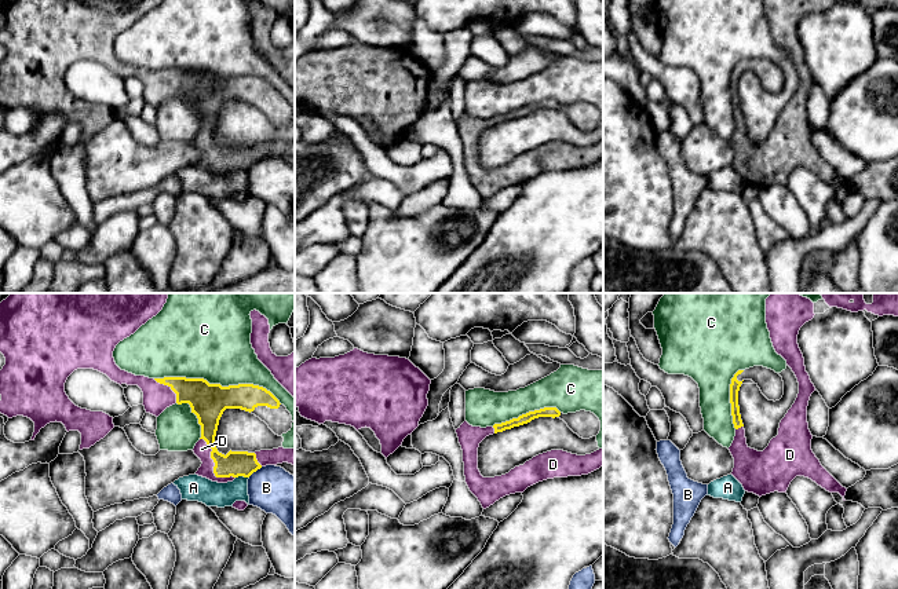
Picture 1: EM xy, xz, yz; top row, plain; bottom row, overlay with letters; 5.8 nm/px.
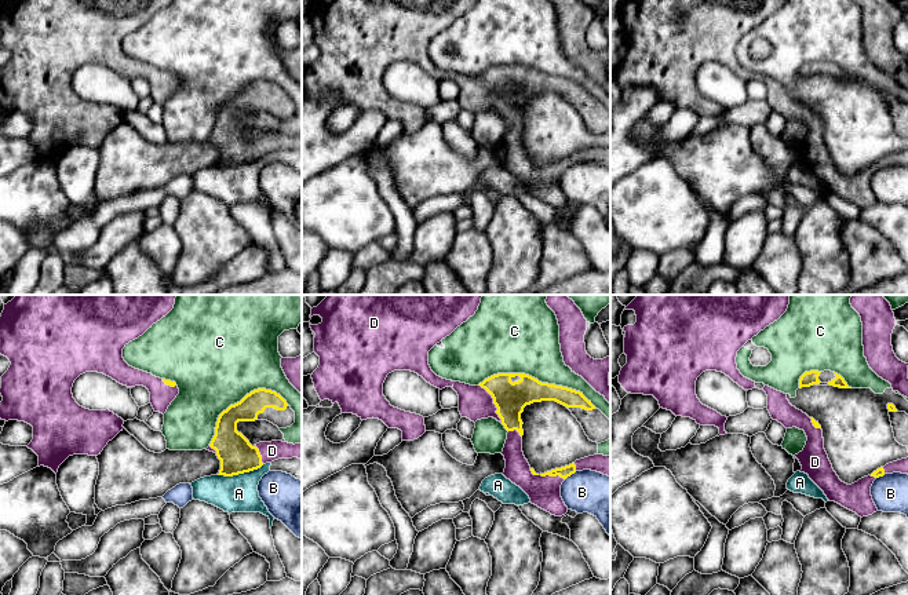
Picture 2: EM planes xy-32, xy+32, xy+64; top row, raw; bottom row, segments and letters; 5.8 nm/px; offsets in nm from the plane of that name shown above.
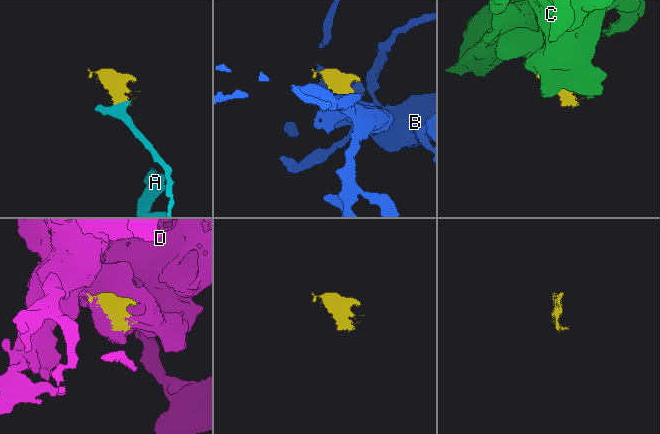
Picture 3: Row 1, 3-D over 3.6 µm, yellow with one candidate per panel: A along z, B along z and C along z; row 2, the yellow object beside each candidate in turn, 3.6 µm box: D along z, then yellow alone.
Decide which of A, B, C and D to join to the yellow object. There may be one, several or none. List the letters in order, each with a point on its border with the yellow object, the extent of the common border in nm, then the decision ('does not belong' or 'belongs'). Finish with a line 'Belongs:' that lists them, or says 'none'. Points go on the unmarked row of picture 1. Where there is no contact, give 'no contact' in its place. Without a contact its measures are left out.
A: xy (241, 167) | 80 nm | does not belong
B: xy (255, 163) | 110 nm | does not belong
C: xy (218, 76) | 750 nm | does not belong
D: xy (215, 157) | 320 nm | belongs
Belongs: D

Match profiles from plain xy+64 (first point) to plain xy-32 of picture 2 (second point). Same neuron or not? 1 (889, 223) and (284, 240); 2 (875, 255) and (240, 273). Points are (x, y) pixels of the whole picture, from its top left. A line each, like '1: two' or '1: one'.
1: one
2: one

